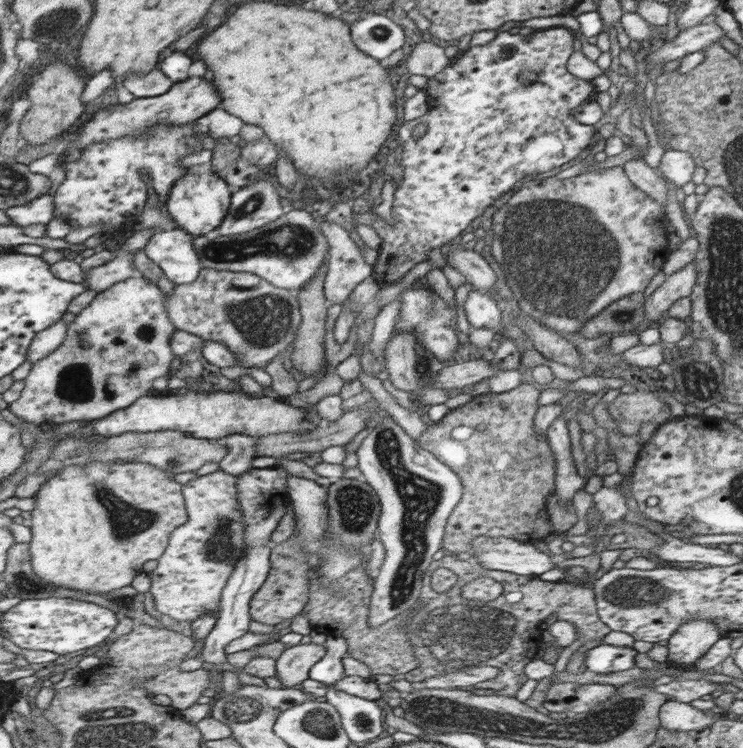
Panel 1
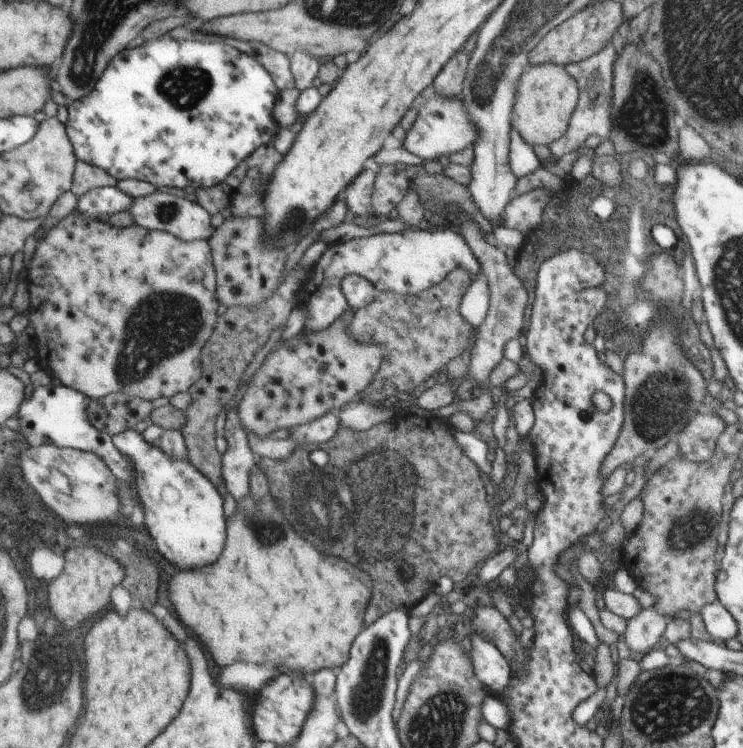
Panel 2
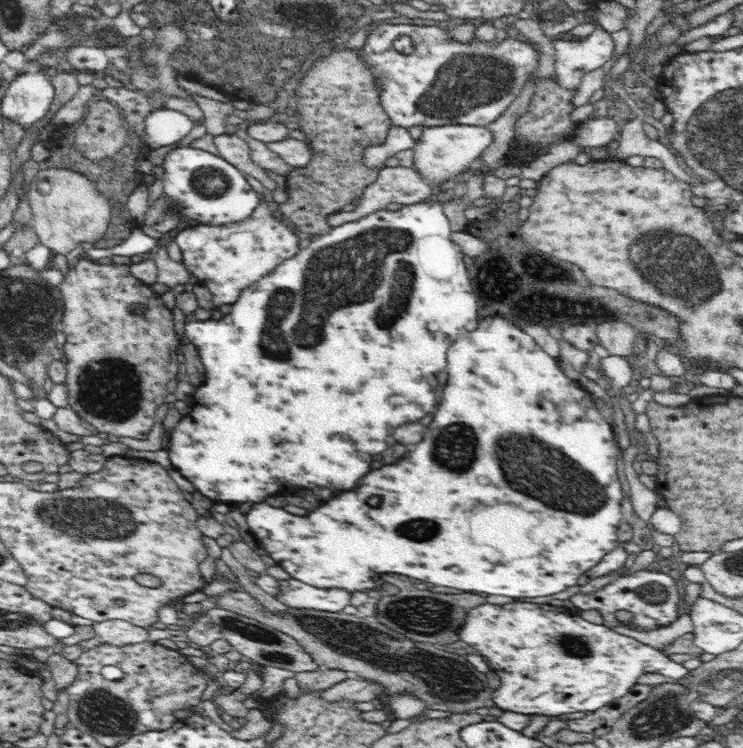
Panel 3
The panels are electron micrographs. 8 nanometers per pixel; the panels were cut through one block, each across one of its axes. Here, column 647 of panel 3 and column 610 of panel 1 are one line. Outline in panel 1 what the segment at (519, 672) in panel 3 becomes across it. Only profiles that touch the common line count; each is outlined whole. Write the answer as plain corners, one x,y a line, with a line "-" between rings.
601,644
586,653
585,670
596,674
612,674
630,670
635,666
636,654
638,652
634,647

